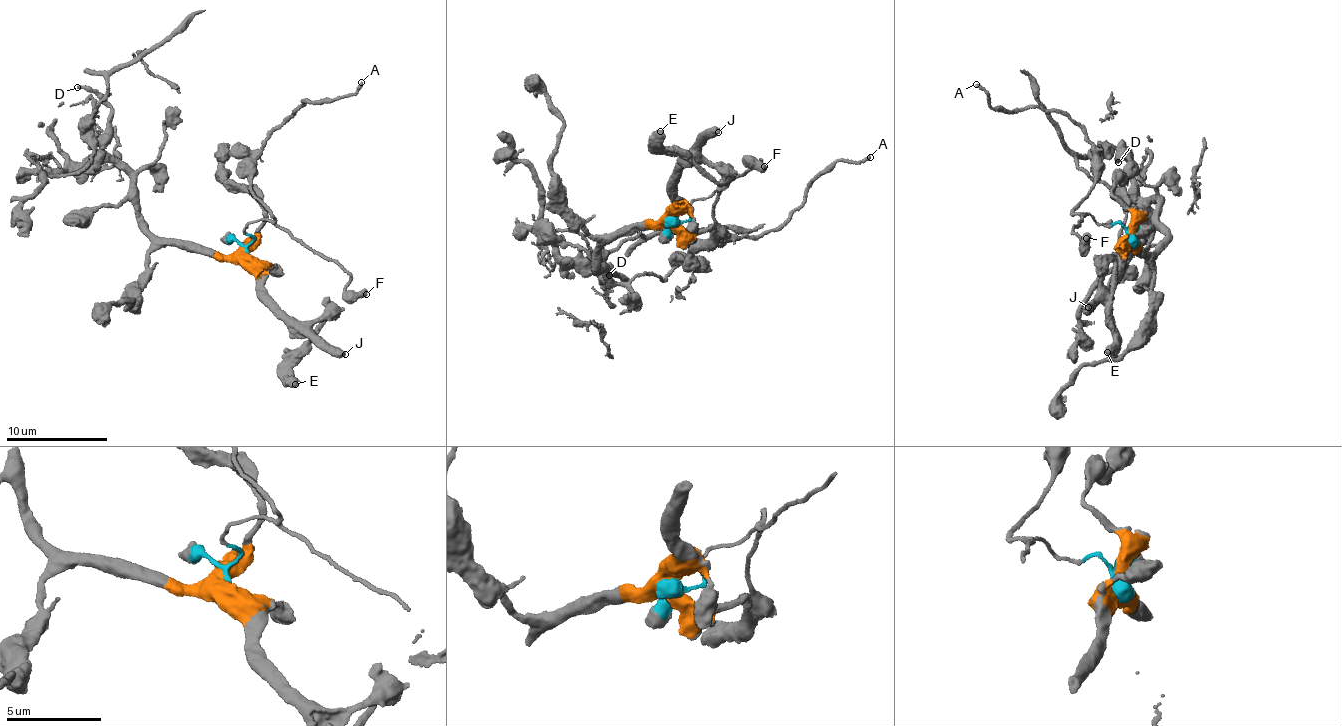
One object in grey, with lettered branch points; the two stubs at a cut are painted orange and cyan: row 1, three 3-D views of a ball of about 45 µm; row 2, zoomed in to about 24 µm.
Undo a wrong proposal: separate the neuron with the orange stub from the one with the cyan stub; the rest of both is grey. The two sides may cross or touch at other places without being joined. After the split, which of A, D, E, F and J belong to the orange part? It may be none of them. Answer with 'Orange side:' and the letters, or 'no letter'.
Orange side: D, E, J

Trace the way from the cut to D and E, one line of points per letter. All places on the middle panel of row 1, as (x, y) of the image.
D: (672, 220), (617, 234), (599, 250), (601, 259), (596, 268), (612, 281), (601, 273), (627, 280), (608, 275)
E: (672, 220), (668, 209), (673, 202), (666, 189), (687, 156), (662, 146), (661, 131)

